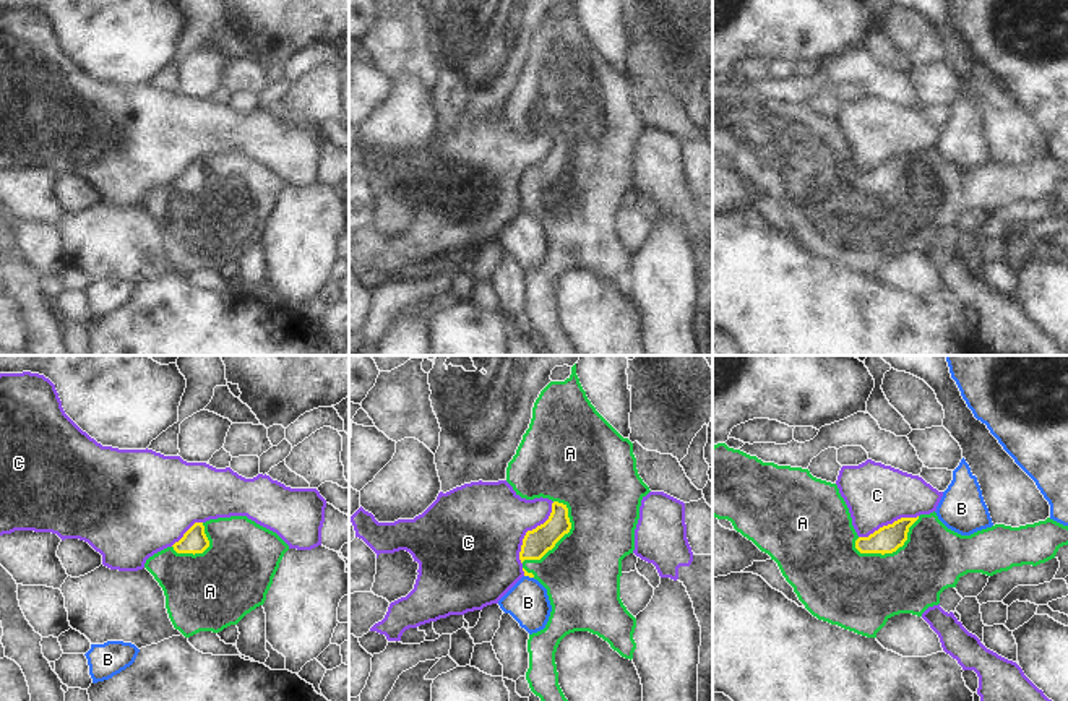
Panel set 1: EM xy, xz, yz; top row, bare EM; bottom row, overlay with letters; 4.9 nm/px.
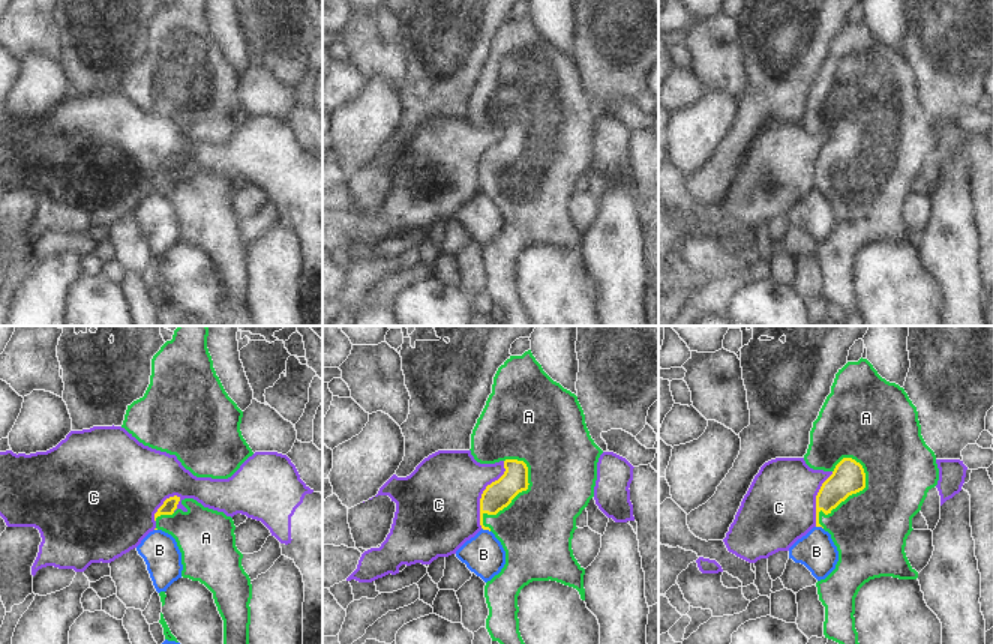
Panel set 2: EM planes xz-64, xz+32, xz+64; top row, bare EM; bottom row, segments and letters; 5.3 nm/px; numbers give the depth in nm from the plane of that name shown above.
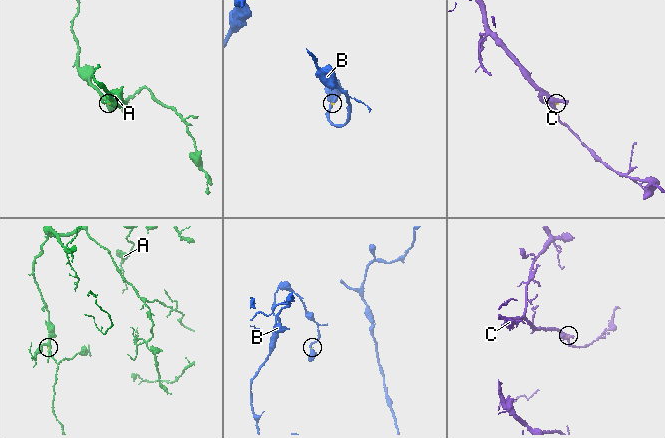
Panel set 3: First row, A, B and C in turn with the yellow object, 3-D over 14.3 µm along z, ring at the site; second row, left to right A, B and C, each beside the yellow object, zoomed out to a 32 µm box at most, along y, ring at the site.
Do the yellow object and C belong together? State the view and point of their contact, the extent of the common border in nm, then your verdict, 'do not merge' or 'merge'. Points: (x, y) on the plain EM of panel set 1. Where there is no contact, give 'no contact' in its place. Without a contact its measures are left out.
contact xz (529, 167); length 360 nm; do not merge

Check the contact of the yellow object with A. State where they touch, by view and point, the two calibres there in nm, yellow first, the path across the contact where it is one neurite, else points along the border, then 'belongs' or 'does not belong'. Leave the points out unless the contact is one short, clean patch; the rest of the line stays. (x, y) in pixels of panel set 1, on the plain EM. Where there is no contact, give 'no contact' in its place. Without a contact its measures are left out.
xz (559, 176) | 140/380 nm | across xz (536, 179), (559, 176), (581, 210) | belongs

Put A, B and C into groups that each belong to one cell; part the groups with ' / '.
A / B / C

